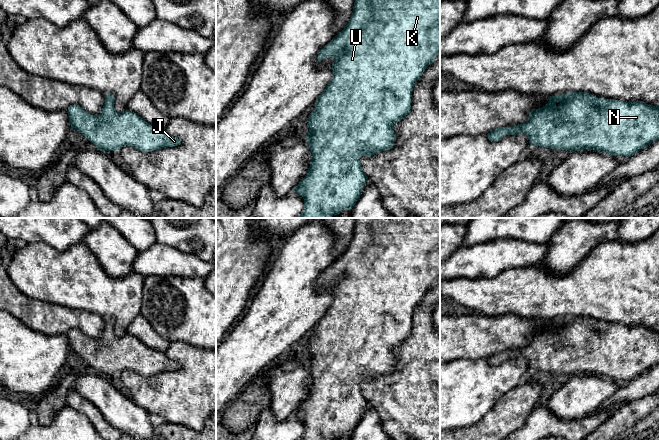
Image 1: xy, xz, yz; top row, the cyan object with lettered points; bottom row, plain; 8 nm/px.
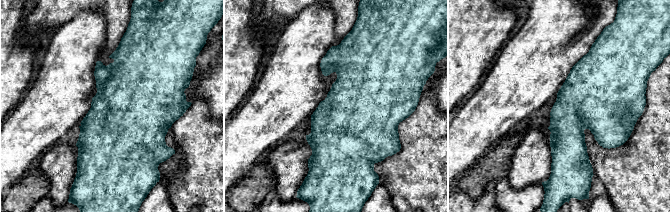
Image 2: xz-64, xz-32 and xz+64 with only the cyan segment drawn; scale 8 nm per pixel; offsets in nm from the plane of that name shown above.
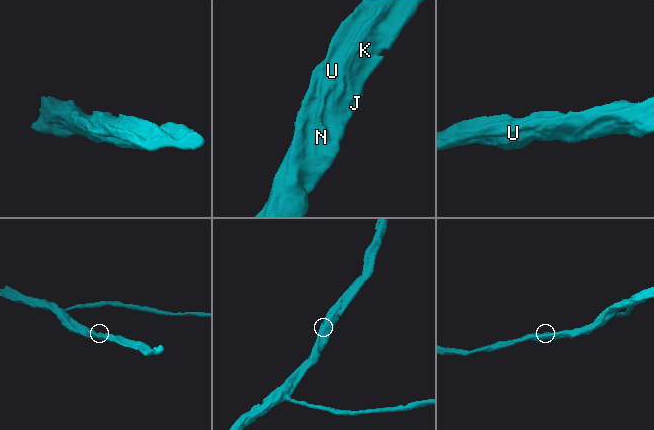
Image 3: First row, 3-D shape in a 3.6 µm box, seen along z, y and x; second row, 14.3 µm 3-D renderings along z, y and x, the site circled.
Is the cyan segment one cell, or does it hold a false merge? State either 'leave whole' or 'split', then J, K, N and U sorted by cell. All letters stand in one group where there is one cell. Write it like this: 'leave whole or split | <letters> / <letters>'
leave whole | J K N U

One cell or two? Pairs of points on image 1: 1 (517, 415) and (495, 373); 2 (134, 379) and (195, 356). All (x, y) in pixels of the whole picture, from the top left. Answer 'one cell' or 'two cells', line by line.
1: two cells
2: one cell

